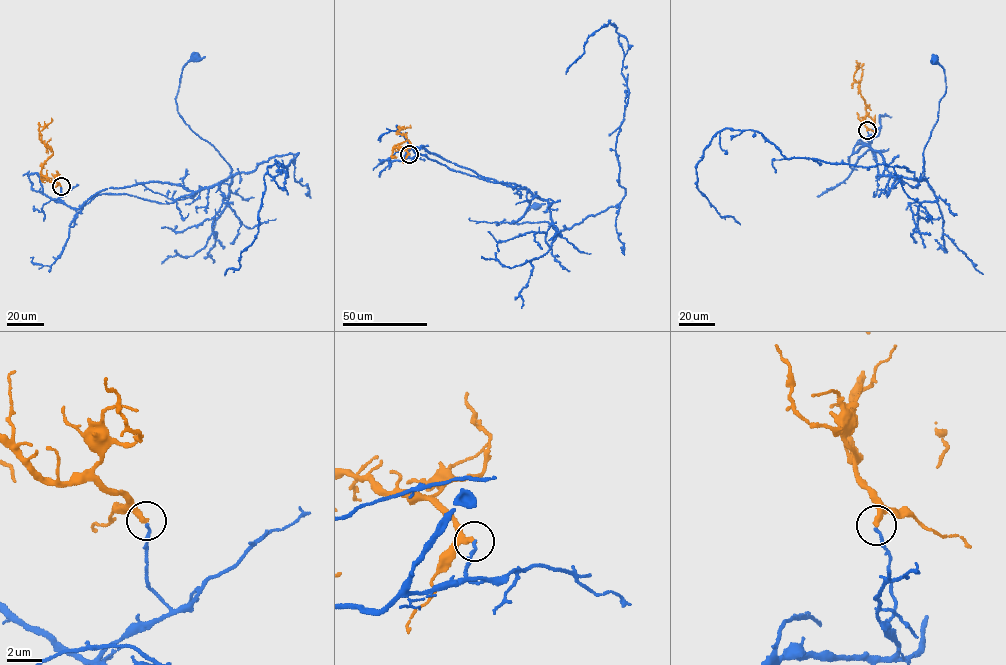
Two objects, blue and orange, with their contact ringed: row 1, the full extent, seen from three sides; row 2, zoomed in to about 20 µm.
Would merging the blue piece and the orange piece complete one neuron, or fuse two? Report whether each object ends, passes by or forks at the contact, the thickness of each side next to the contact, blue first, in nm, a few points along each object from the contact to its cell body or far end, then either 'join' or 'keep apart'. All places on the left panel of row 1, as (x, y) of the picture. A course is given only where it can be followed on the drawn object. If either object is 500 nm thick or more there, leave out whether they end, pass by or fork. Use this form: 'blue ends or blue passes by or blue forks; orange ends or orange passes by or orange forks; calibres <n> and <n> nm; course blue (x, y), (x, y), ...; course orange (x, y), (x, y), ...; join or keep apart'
blue ends; orange ends; calibres 150 and 320 nm; course blue (61, 186), (73, 227), (100, 194), (169, 203), (226, 179), (231, 167), (177, 110), (195, 57); course orange (61, 185), (41, 173), (42, 165), (53, 152), (41, 140), (40, 132), (51, 118); keep apart

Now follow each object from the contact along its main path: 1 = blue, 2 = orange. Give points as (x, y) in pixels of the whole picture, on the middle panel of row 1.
1: (409, 154), (424, 146), (415, 153), (525, 188), (548, 201), (556, 231), (512, 223), (535, 206)
2: (409, 154), (393, 147), (407, 139), (398, 126), (410, 125)

